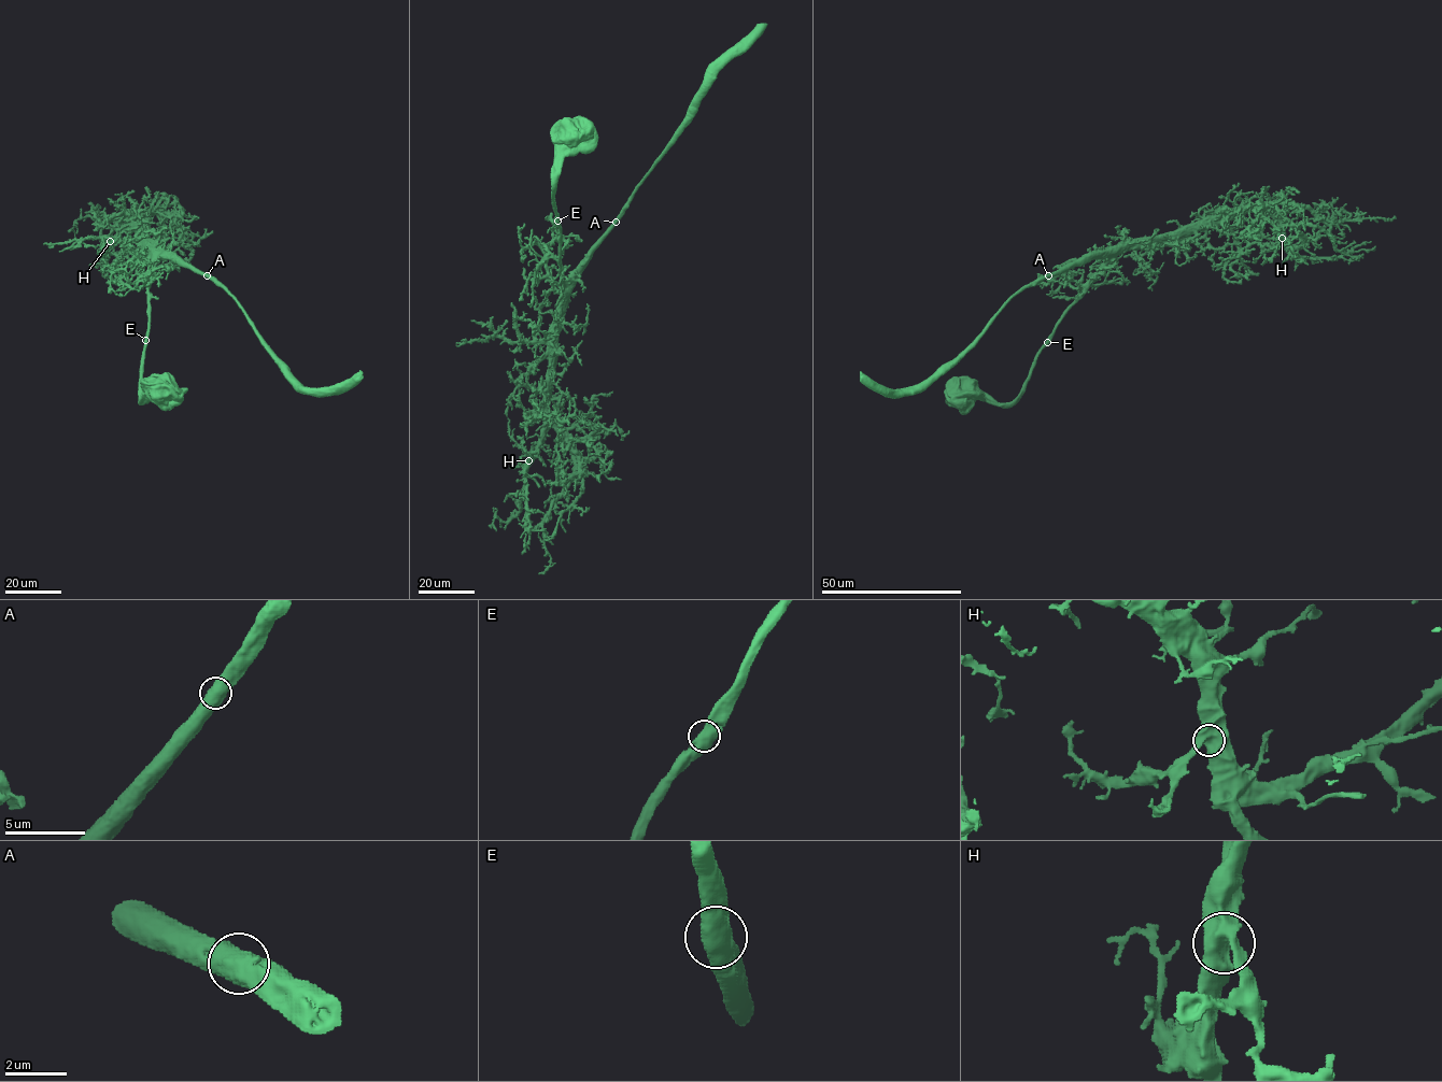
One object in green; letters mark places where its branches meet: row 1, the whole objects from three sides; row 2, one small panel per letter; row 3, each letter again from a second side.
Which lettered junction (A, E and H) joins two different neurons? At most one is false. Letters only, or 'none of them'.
none of them

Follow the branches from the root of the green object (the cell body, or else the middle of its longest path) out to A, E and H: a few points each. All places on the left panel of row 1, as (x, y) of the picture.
A: (163, 393), (167, 384), (144, 400), (141, 387), (152, 265), (158, 258), (168, 257), (207, 275)
E: (163, 393), (167, 384), (150, 399), (143, 399), (140, 373), (145, 340)
H: (163, 393), (167, 384), (144, 400), (141, 387), (152, 255), (128, 214), (115, 225), (110, 241)

